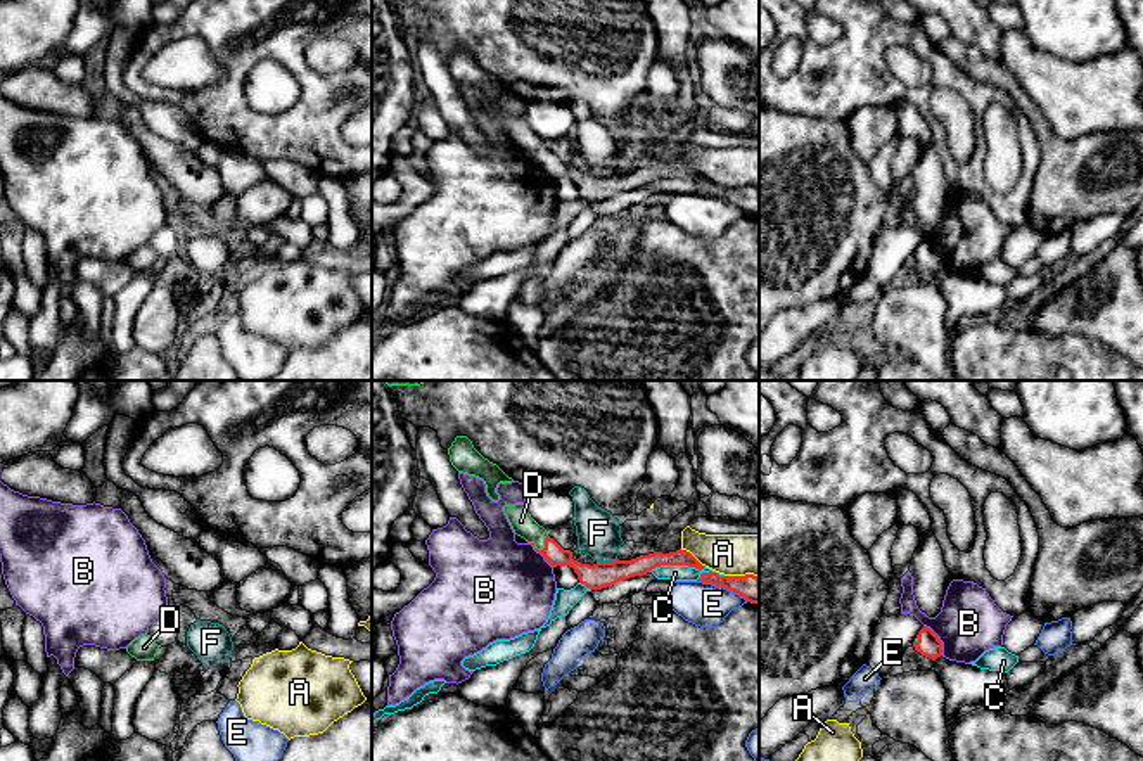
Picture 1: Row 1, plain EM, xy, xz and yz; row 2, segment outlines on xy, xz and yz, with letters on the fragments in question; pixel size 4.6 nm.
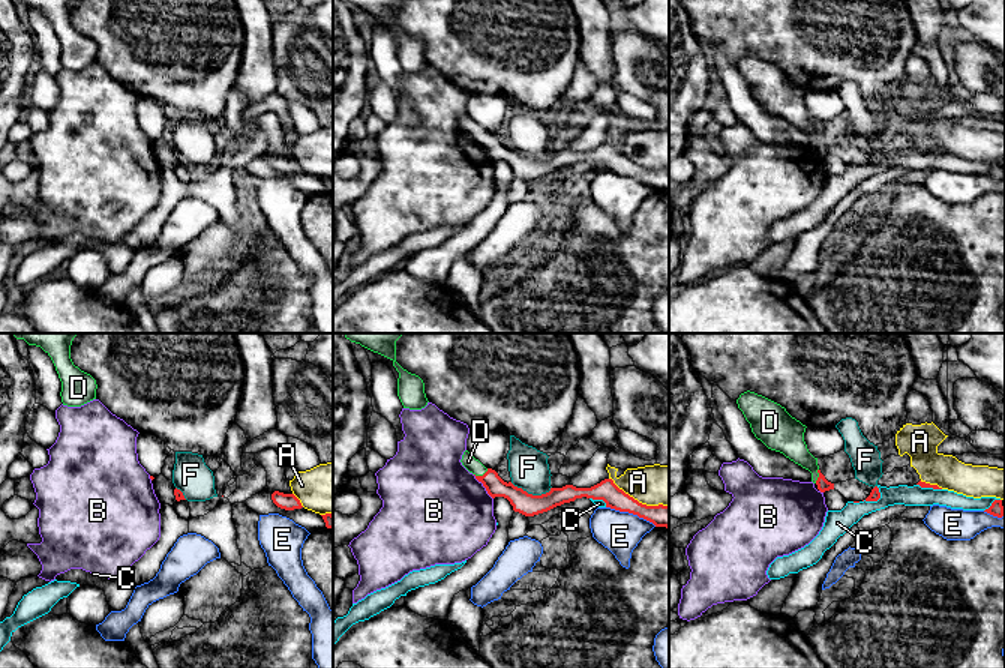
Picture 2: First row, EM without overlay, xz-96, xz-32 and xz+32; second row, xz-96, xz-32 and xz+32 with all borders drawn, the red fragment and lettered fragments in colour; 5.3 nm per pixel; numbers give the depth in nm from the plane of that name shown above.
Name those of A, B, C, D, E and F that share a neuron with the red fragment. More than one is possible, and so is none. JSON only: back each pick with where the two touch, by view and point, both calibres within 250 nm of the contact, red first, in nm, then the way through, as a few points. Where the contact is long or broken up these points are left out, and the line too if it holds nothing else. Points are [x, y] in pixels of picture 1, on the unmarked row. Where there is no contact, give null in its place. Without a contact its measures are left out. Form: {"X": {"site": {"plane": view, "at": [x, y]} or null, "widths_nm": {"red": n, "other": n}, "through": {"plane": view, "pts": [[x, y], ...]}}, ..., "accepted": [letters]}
{"D": {"site": {"plane": "xz", "at": [545, 158]}, "widths_nm": {"red": 100, "other": 110}, "through": {"plane": "xz", "pts": [[554, 166], [545, 158], [521, 134]]}}, "accepted": ["D"]}

